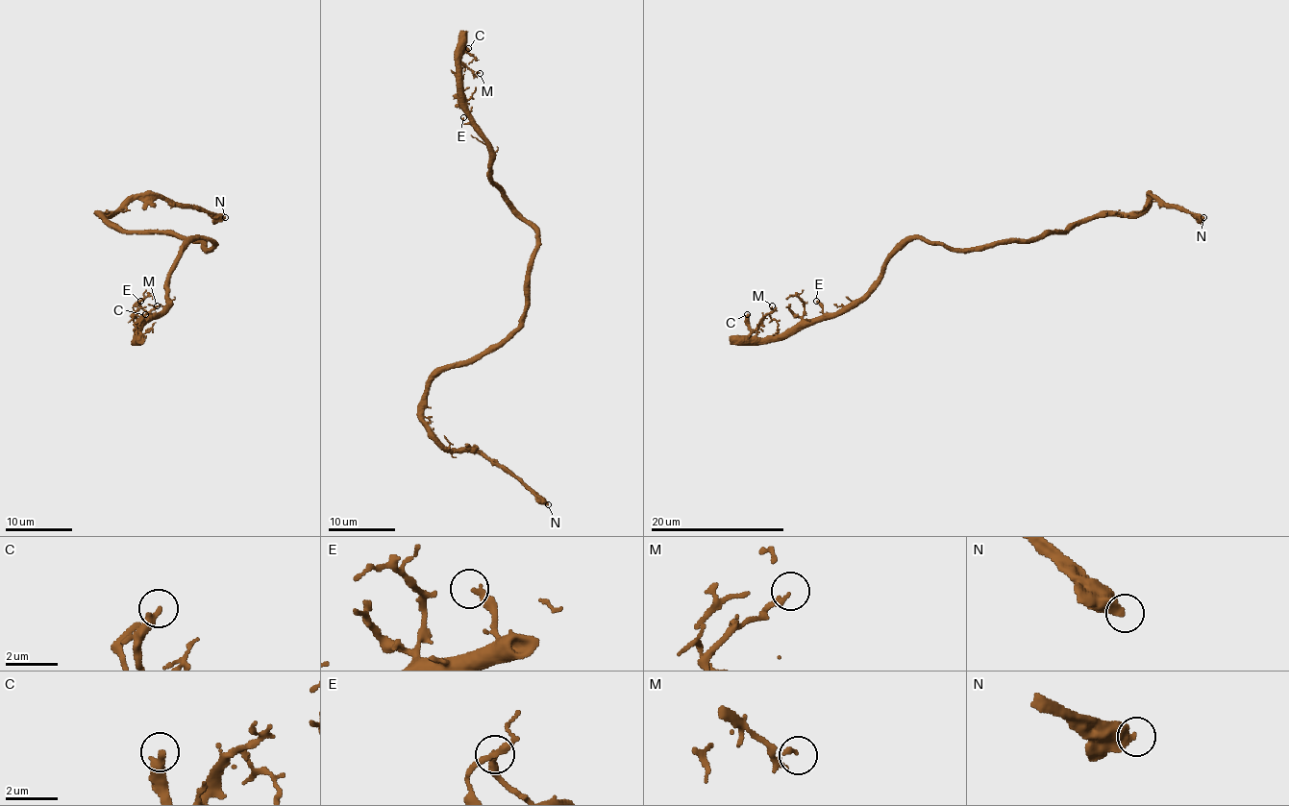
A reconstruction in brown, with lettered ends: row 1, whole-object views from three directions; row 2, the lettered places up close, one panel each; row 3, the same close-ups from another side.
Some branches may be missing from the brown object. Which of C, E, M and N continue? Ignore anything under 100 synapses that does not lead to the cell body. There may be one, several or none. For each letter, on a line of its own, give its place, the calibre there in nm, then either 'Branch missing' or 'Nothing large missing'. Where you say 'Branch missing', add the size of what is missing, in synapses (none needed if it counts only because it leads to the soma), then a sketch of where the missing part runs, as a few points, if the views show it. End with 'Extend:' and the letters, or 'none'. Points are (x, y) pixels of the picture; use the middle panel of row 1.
C: Place: (468, 48). Thickness 320 nm. Nothing large missing
E: Place: (463, 117). Thickness 200 nm. Nothing large missing
M: Place: (480, 73). Thickness 150 nm. Nothing large missing
N: Place: (548, 504). Thickness 480 nm. Branch missing. Roughly 120 synapses. Course of what is missing: (548, 504), (566, 518), (568, 525), (582, 521)
Extend: N

